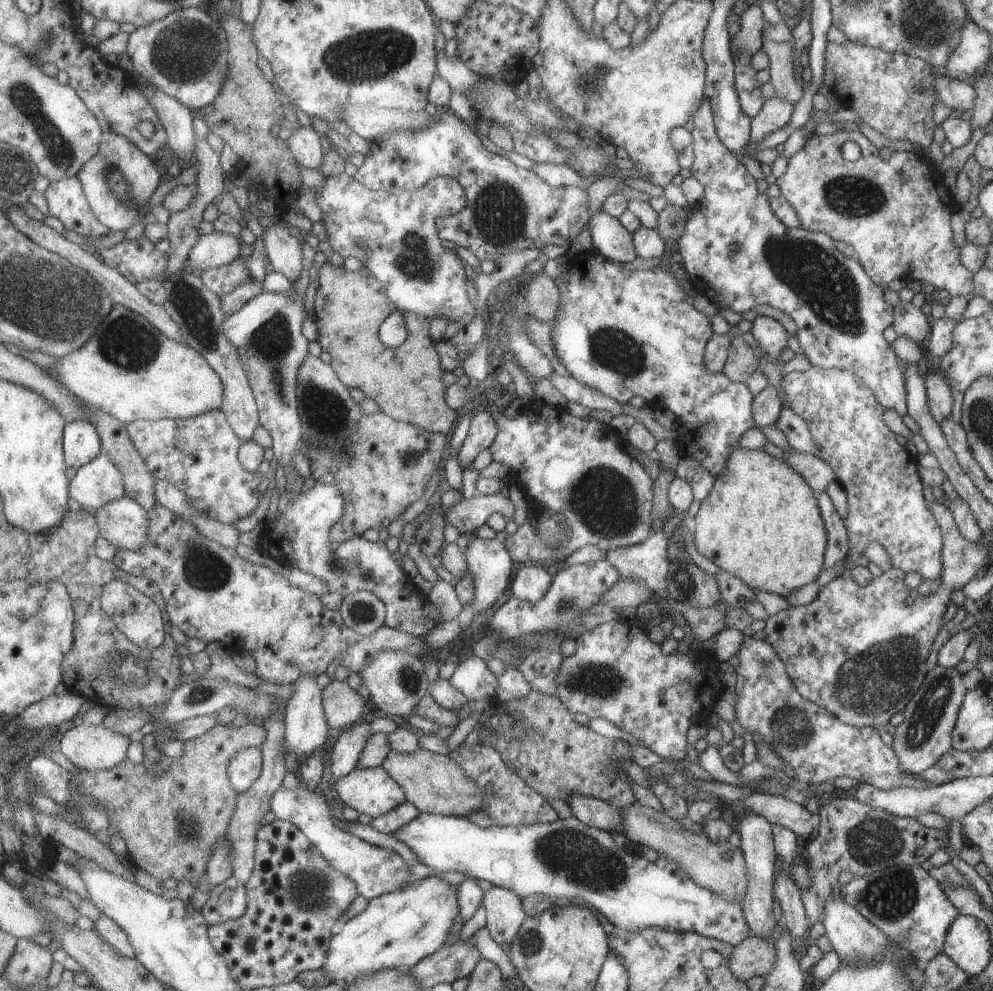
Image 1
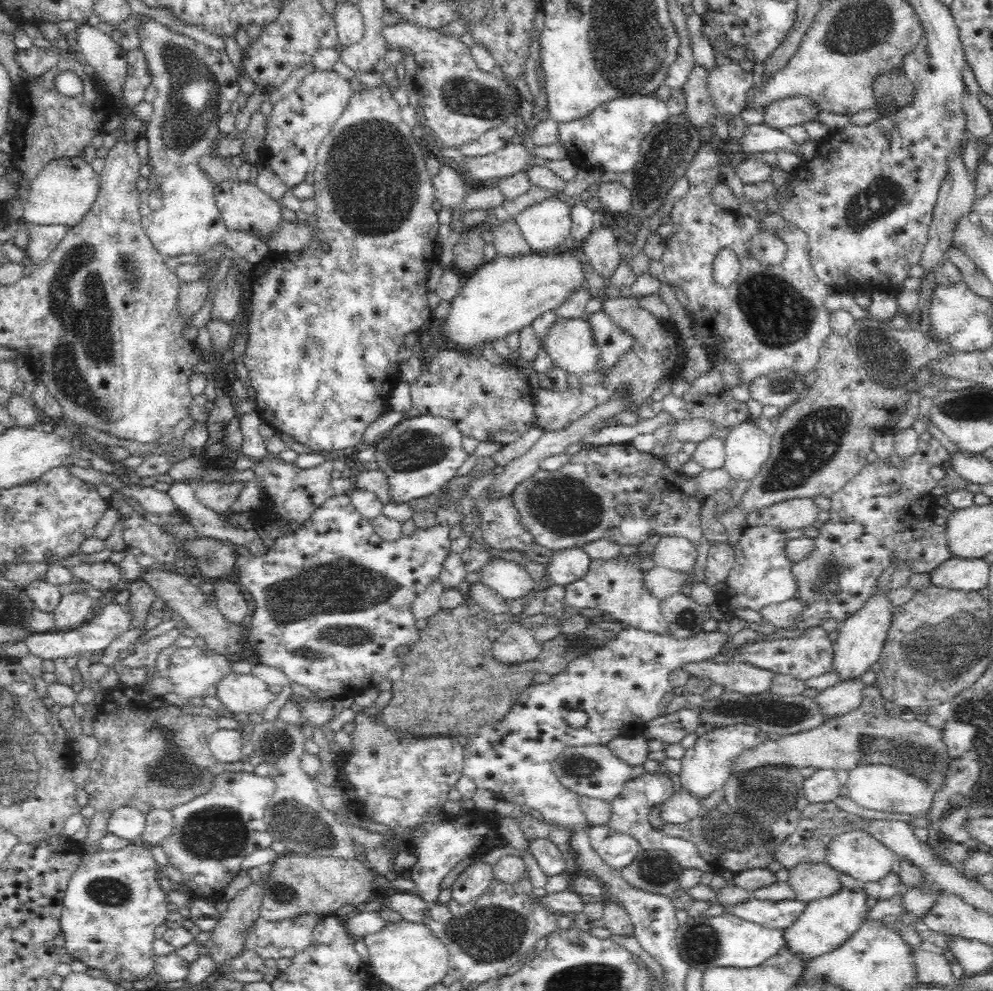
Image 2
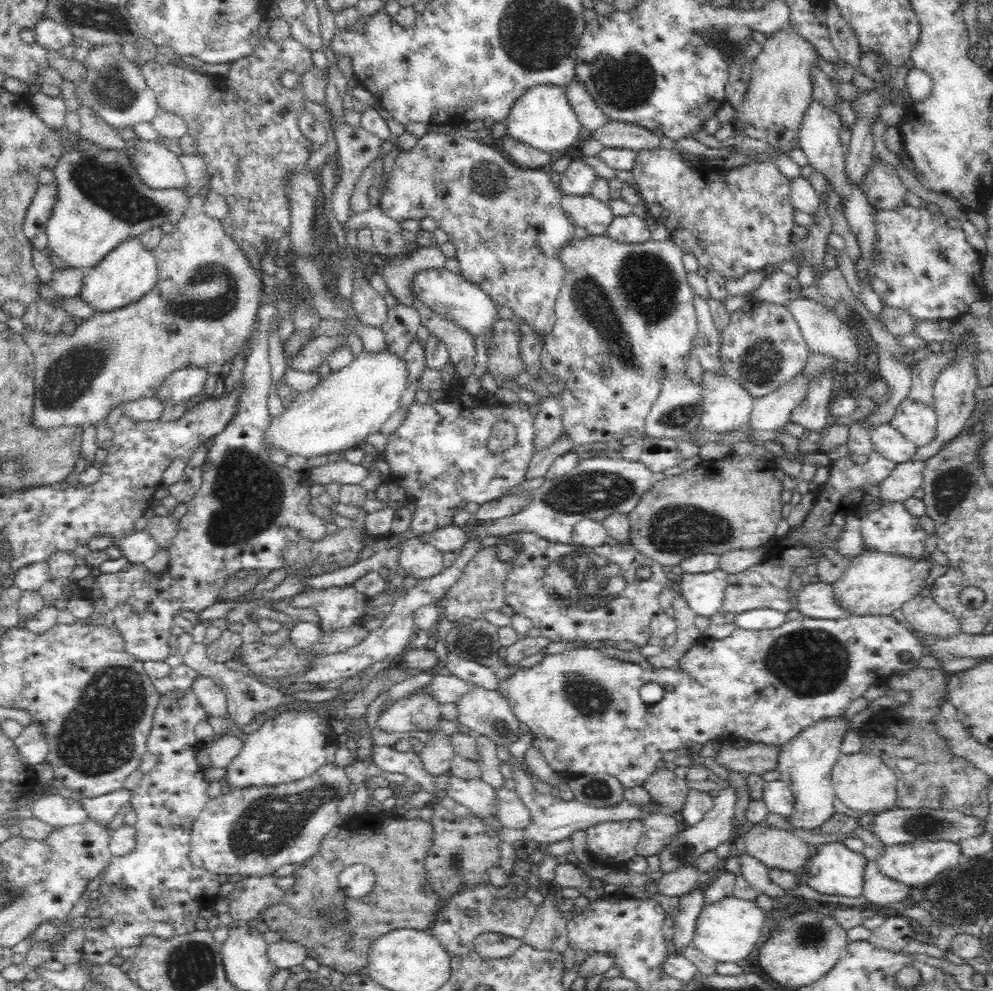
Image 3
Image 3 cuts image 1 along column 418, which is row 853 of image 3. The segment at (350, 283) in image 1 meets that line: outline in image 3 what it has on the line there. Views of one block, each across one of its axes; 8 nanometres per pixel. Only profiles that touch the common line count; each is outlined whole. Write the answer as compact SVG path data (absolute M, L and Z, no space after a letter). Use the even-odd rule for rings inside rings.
M370 809L369 812L362 814L361 816L354 816L353 818L347 820L342 825L336 825L326 836L322 837L320 841L318 850L316 854L313 854L308 860L304 861L304 864L300 868L296 868L292 874L294 878L294 886L290 890L284 891L284 896L282 900L276 904L272 904L268 908L265 908L261 912L261 920L264 921L264 924L268 926L269 930L276 932L282 940L288 940L290 942L296 942L303 946L307 952L307 958L312 958L316 960L317 963L320 963L320 966L328 966L332 971L342 972L345 975L352 975L360 973L360 970L364 970L366 965L366 956L368 954L371 944L383 934L396 930L398 928L413 928L416 930L424 931L426 928L431 928L433 922L435 921L436 914L439 912L439 902L436 895L432 893L432 888L429 887L428 881L425 880L425 866L424 866L424 857L428 852L430 843L432 840L432 826L419 818L404 818L398 816L389 816L388 814L382 814L382 812L377 812L373 809ZM352 864L365 864L368 868L372 869L374 876L376 876L376 882L374 886L366 896L360 898L351 898L343 894L343 891L340 889L339 876L340 872Z

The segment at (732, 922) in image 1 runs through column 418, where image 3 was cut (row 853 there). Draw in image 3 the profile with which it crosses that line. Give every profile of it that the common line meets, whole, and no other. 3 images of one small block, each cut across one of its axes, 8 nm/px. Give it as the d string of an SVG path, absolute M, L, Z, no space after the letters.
M842 841L822 843L816 846L806 884L818 894L858 898L863 892L865 860L864 855L852 852Z

